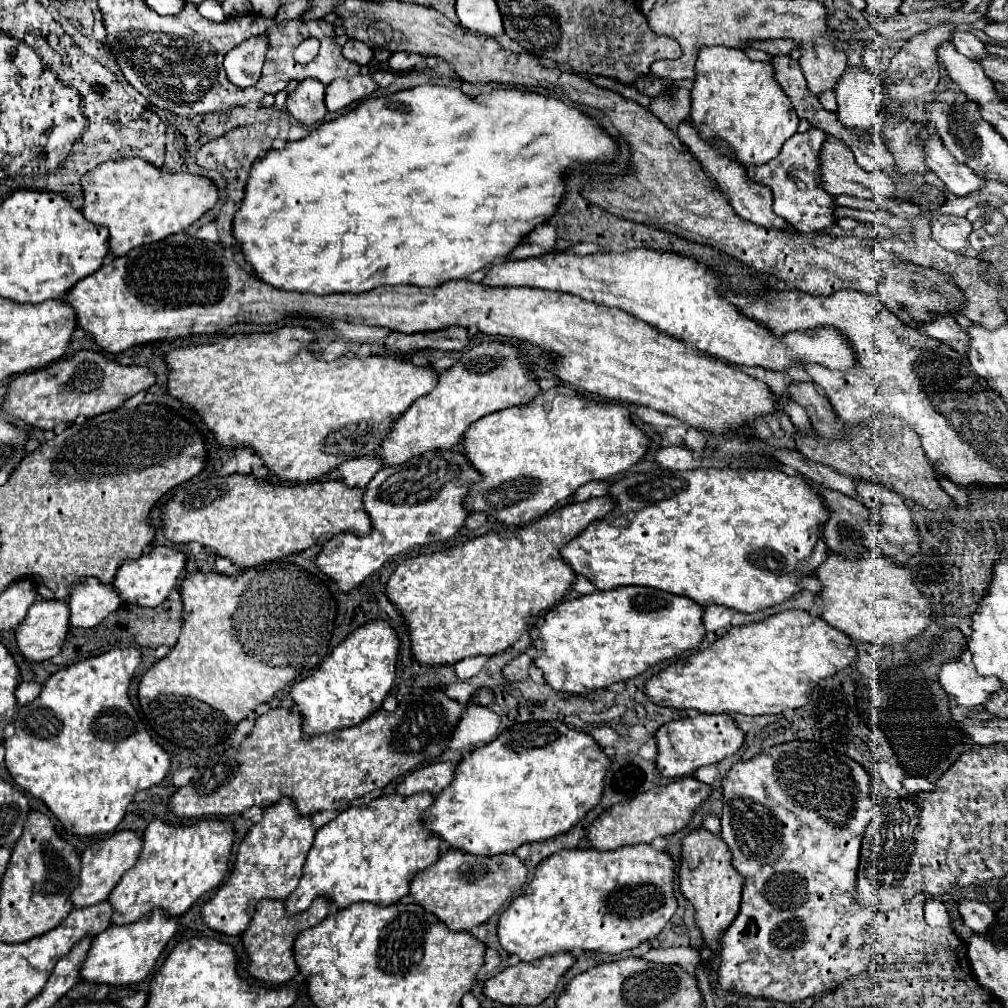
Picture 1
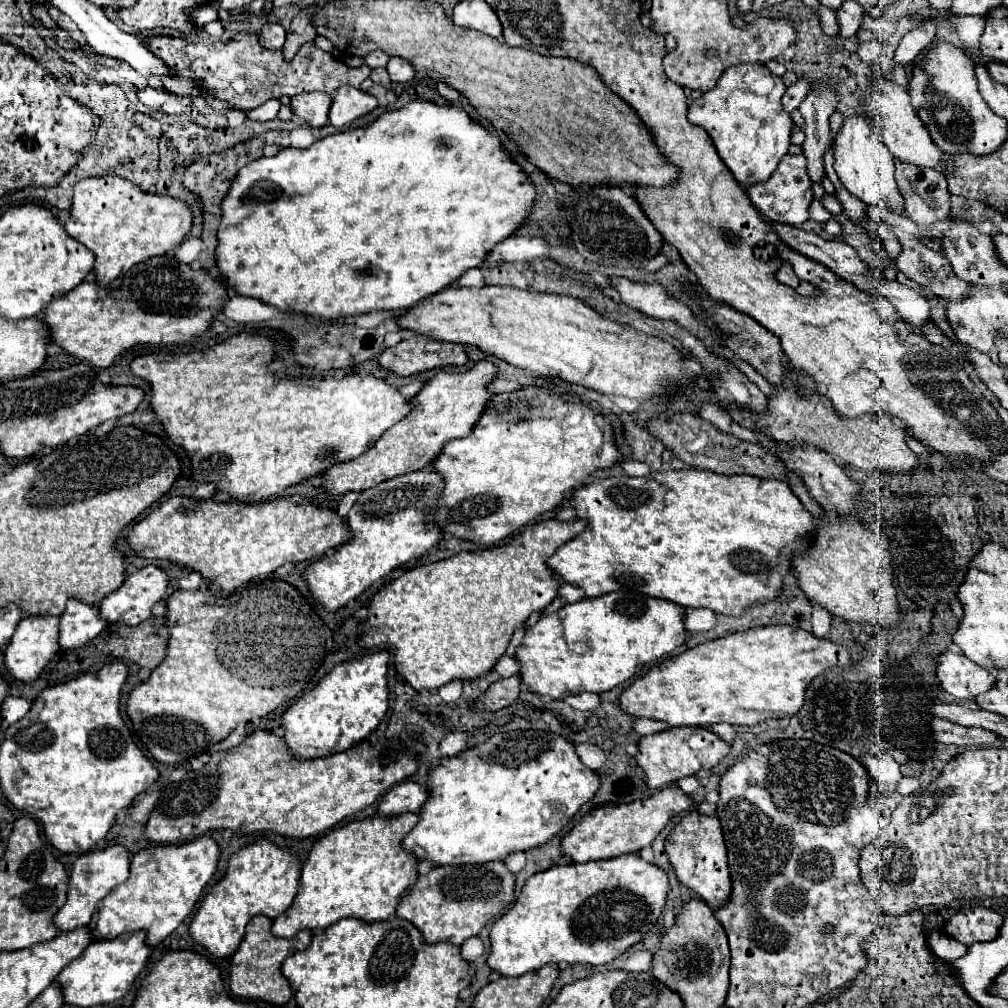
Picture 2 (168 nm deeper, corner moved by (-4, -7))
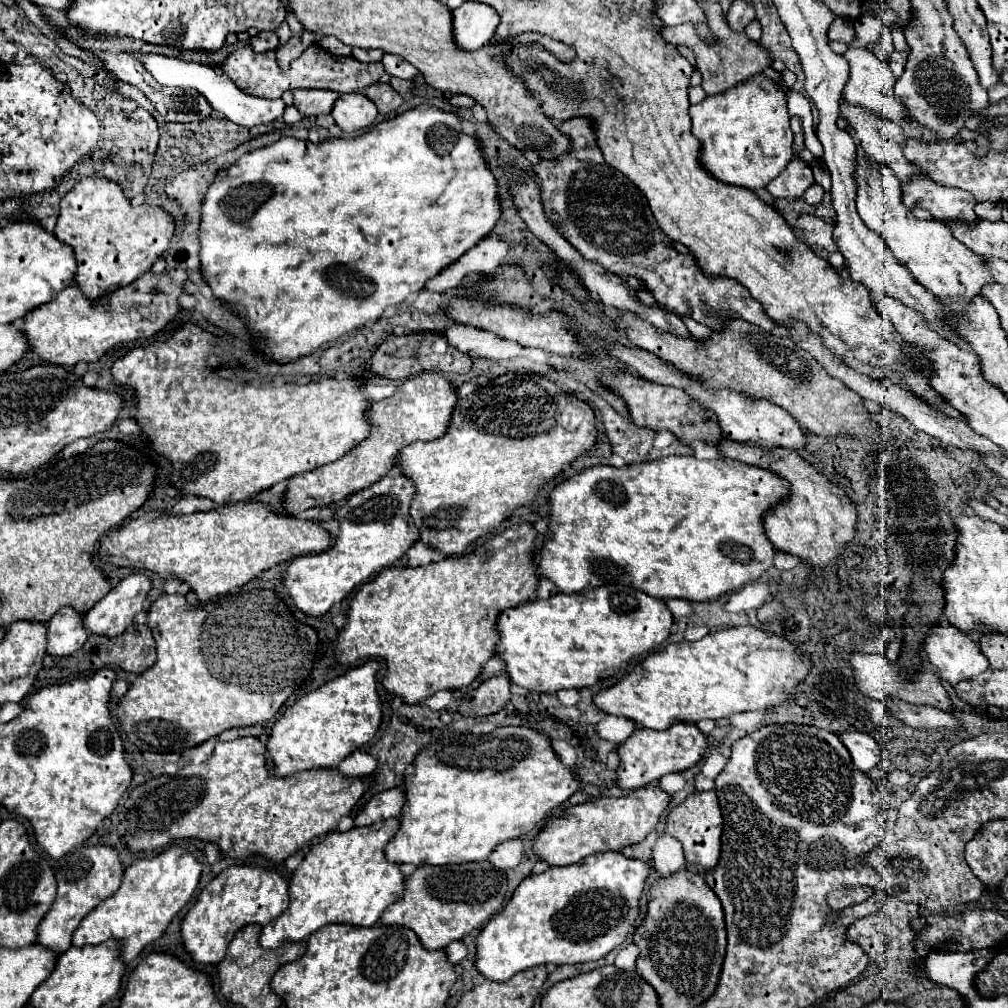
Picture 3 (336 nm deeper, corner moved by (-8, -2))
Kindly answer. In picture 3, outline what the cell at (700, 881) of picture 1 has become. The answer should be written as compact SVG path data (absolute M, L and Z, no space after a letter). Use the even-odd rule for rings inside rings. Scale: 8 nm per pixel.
M696 791L682 805L674 807L666 821L666 835L674 837L682 843L686 861L696 865L704 873L712 871L712 867L718 865L720 849L722 849L722 843L720 843L722 815L720 815L720 805L718 805L716 793L714 791L702 791L702 793Z

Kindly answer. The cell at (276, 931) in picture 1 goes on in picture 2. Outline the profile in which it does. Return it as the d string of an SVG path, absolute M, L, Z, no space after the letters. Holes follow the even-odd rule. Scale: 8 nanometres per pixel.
M256 916L246 926L246 934L244 934L238 950L234 952L234 956L230 960L230 990L238 998L262 1000L262 1002L280 1006L292 998L292 988L286 982L286 978L282 976L280 966L288 956L304 950L310 944L312 932L302 930L292 938L276 938L270 934L270 926L272 926L272 922L266 916Z

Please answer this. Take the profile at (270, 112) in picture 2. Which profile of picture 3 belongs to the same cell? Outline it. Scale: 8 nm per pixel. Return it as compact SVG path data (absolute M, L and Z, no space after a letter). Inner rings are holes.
M132 51L130 53L134 59L138 59L142 63L142 67L162 85L168 87L178 87L178 89L194 89L200 95L204 95L208 99L208 103L212 105L214 111L222 113L228 121L236 123L236 125L244 125L244 127L254 127L260 123L270 123L274 119L278 119L284 113L284 101L282 99L262 99L262 97L254 97L248 95L244 91L240 91L226 75L214 71L208 65L200 65L200 63L192 63L192 61L184 61L178 57L168 57L162 53L140 53L140 51Z

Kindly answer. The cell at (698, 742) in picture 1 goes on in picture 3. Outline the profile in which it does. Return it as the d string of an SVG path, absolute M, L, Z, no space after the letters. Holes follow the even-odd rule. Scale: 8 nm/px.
M674 723L674 727L666 731L636 729L628 737L628 741L618 747L620 761L622 761L618 769L618 785L622 789L640 789L650 783L656 783L666 773L686 771L704 757L708 747L710 747L708 735L702 733L694 723Z

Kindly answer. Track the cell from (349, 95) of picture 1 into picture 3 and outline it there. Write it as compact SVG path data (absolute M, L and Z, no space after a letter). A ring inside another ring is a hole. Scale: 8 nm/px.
M362 93L340 95L332 109L332 117L334 117L336 125L348 133L372 125L376 115L378 115L378 111L376 111L374 103L370 99L366 99Z

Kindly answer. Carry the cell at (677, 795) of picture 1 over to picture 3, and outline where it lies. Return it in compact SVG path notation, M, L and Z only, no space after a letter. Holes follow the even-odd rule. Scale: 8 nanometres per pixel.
M646 785L626 797L602 797L570 807L536 835L532 847L550 865L574 865L598 851L622 851L628 845L644 841L654 831L660 815L670 807L670 799L664 789Z

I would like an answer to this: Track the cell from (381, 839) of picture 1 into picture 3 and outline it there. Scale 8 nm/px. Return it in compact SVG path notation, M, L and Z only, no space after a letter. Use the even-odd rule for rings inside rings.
M386 819L350 831L332 831L318 845L312 845L290 877L290 907L262 927L260 943L276 949L286 941L302 941L330 923L350 923L372 927L380 921L388 905L404 895L406 875L398 863L386 859L386 845L400 829L400 819Z

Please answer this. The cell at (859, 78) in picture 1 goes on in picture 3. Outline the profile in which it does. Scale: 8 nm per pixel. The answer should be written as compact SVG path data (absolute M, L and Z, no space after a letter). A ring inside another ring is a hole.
M862 155L860 159L856 157L854 179L856 209L860 219L866 223L866 227L884 237L892 255L910 269L918 283L922 283L928 291L932 291L938 297L940 305L948 315L966 311L966 303L982 295L982 287L996 283L986 259L970 251L962 241L954 239L948 225L942 225L934 219L922 221L914 217L912 207L906 207L902 203L900 181L892 173L892 169L870 159L868 155Z

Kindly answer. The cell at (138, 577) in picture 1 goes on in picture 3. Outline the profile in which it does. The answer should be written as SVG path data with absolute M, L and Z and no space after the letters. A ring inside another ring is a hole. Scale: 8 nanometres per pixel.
M144 573L124 577L102 601L98 601L86 615L84 625L90 633L116 637L124 633L134 617L144 609L144 601L152 589L152 581Z

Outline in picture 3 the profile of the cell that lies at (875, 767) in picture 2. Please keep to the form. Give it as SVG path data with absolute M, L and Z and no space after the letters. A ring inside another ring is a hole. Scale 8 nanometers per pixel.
M846 731L846 733L840 733L840 741L850 751L854 767L860 769L862 773L870 773L884 759L884 753L878 747L878 743L870 735L866 735L866 733Z

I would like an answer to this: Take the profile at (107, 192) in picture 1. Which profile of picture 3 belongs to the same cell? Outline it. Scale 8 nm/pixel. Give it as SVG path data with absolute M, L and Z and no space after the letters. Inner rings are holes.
M106 177L80 179L60 201L60 215L54 235L74 249L78 271L76 283L90 297L98 299L108 289L124 287L160 259L176 231L176 219L154 205L132 207L120 183Z

